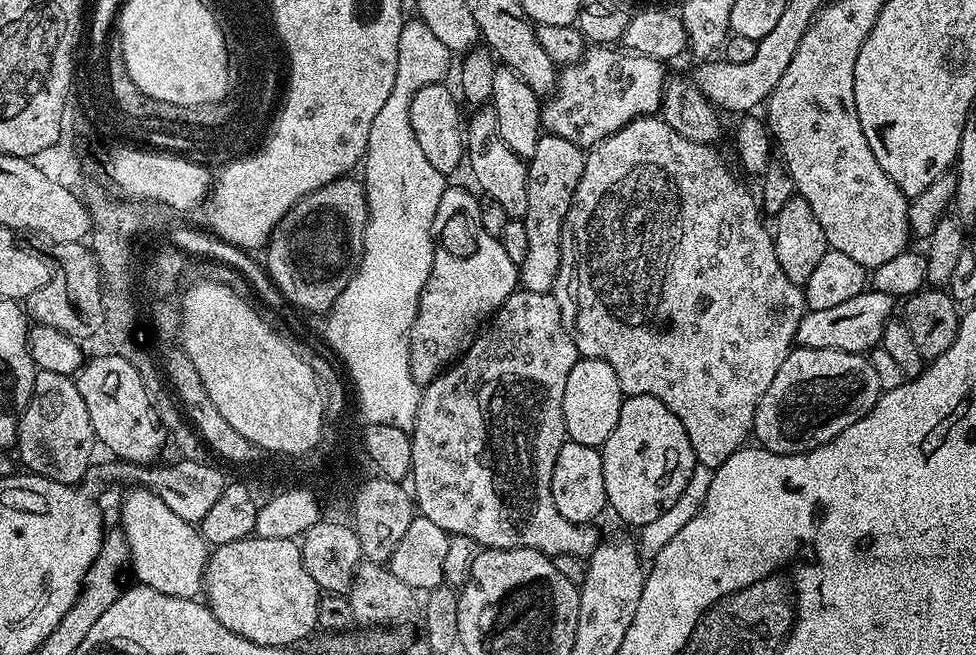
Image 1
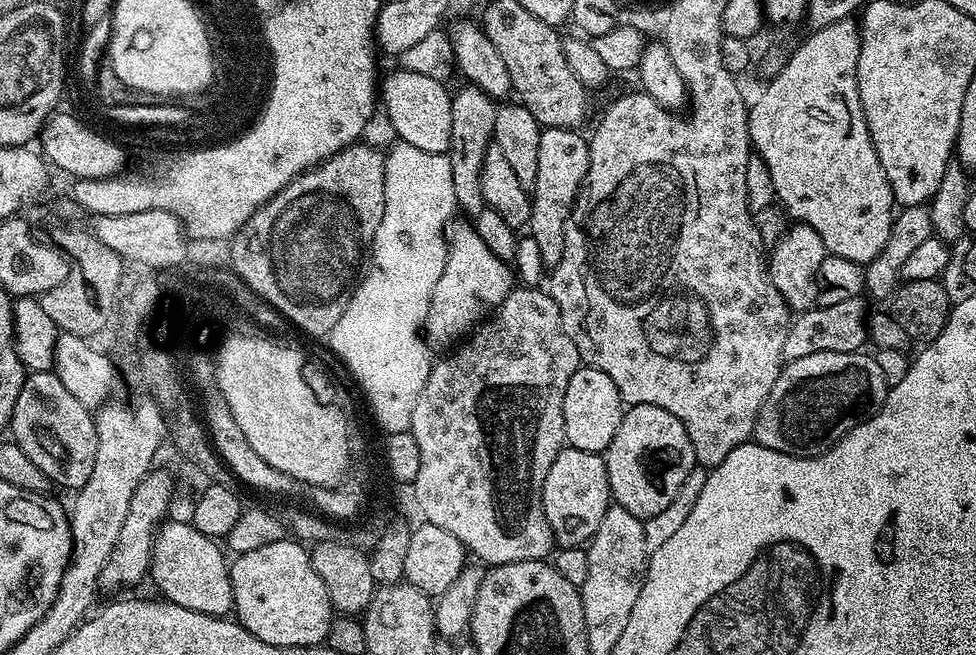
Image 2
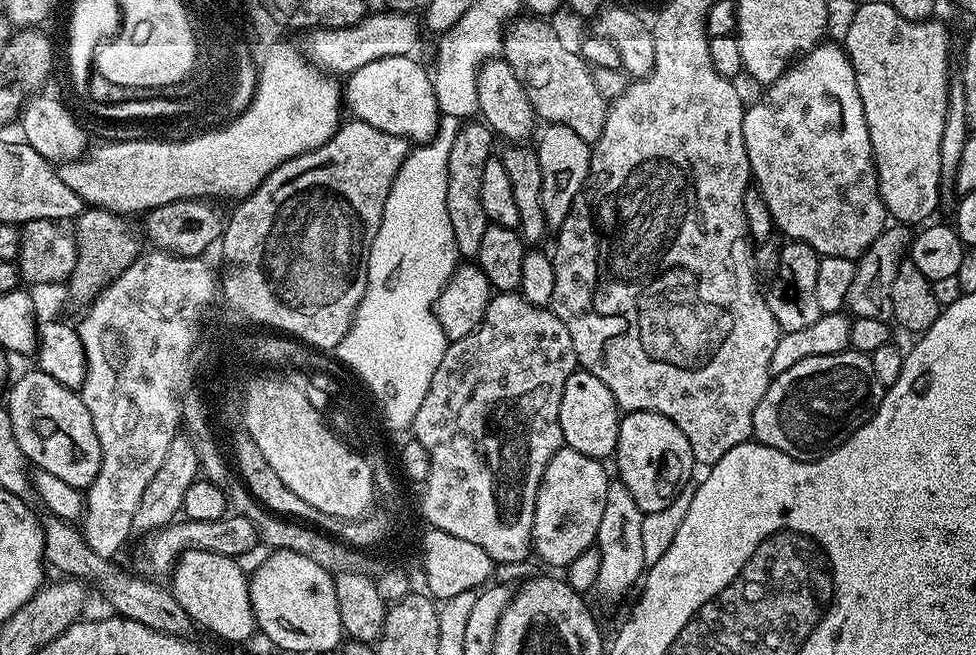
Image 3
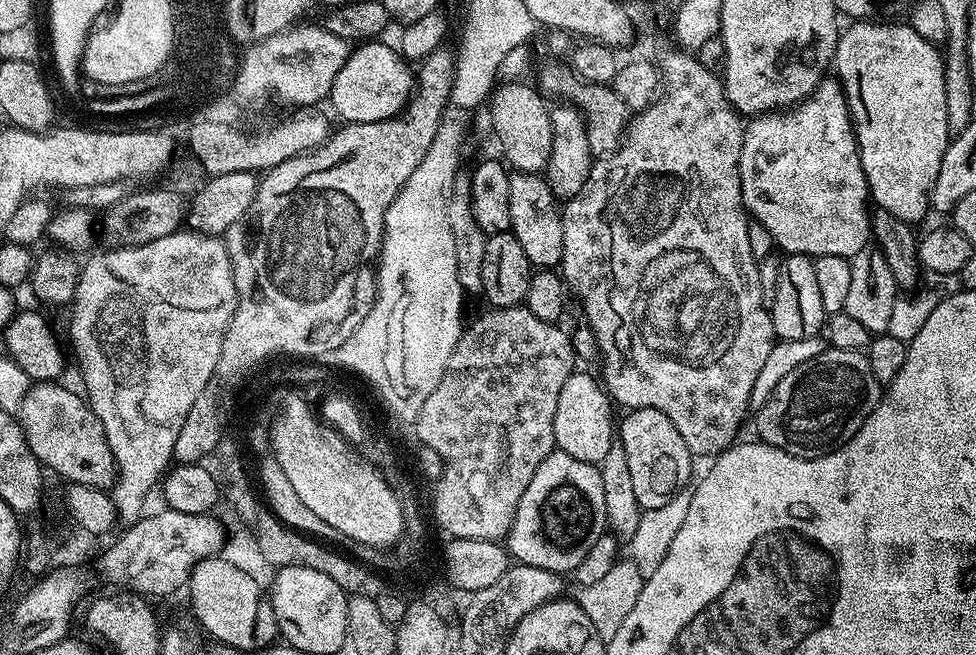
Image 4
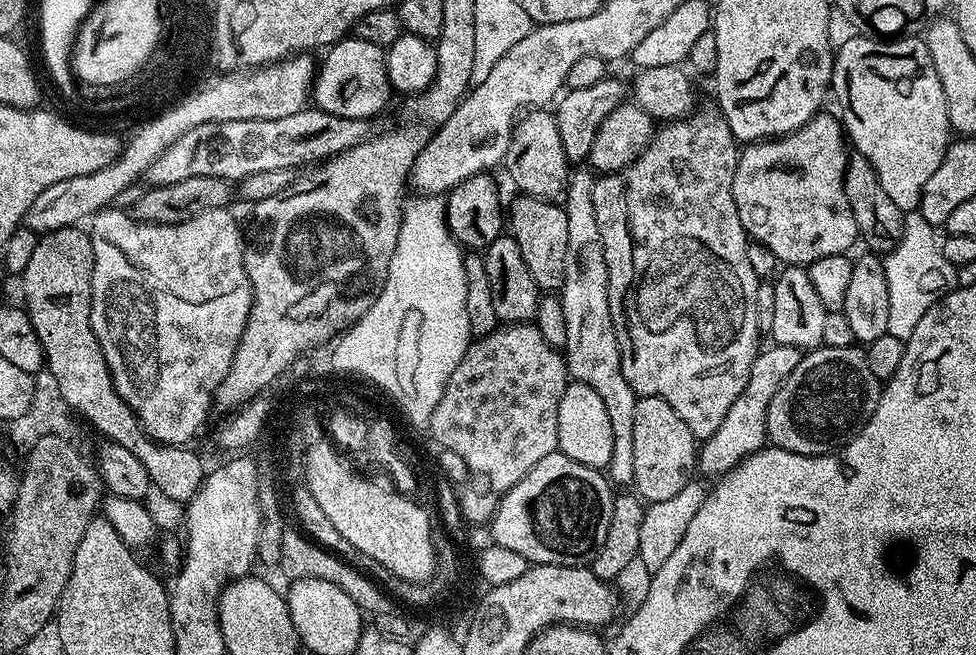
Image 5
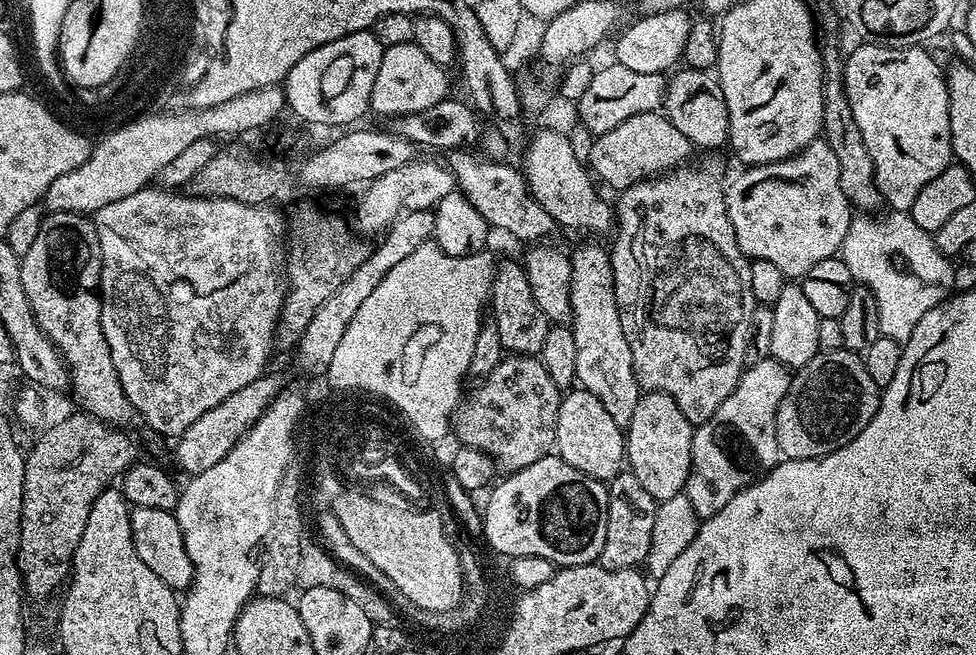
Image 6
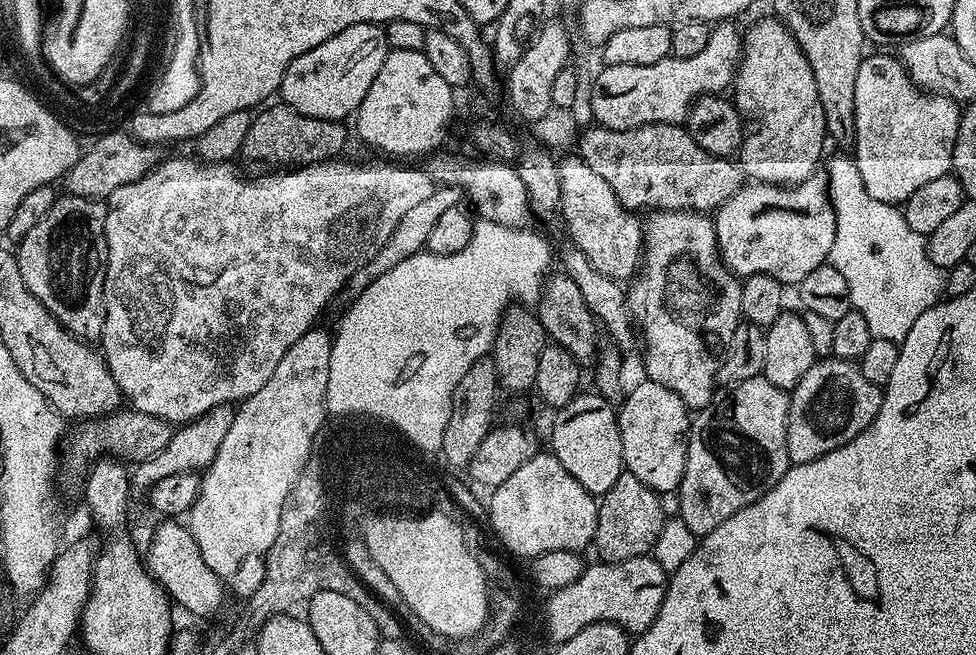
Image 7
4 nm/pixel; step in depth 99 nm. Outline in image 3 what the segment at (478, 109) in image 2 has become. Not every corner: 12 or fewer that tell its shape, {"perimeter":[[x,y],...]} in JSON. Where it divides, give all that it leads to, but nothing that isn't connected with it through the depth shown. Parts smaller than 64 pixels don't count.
{"perimeter":[[464,122],[448,154],[446,214],[457,253],[479,257],[488,229],[482,170],[494,133]]}

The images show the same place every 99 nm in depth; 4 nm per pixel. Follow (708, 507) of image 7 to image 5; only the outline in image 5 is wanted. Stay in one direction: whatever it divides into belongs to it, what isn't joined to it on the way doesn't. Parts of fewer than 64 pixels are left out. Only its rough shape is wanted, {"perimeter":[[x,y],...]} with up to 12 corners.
{"perimeter":[[773,343],[722,426],[699,445],[698,468],[724,476],[765,447],[766,414],[801,349]]}

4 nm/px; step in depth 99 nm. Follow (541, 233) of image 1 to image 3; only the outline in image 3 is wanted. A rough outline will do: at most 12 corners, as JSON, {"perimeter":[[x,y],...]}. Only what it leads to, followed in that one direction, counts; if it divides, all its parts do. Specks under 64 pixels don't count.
{"perimeter":[[570,126],[534,144],[542,214],[566,222],[588,180],[592,150]]}

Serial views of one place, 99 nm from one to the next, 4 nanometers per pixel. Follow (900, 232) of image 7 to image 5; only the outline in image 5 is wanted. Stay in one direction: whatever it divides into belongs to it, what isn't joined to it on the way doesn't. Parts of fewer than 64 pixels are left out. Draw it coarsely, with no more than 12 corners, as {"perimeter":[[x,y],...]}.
{"perimeter":[[919,210],[883,257],[888,335],[905,342],[950,291],[937,229]]}

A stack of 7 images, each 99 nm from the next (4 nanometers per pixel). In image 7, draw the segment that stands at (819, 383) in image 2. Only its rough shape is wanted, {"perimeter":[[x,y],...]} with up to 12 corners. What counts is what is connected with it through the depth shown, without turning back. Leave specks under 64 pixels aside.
{"perimeter":[[820,358],[788,401],[786,450],[814,462],[858,438],[884,393]]}

